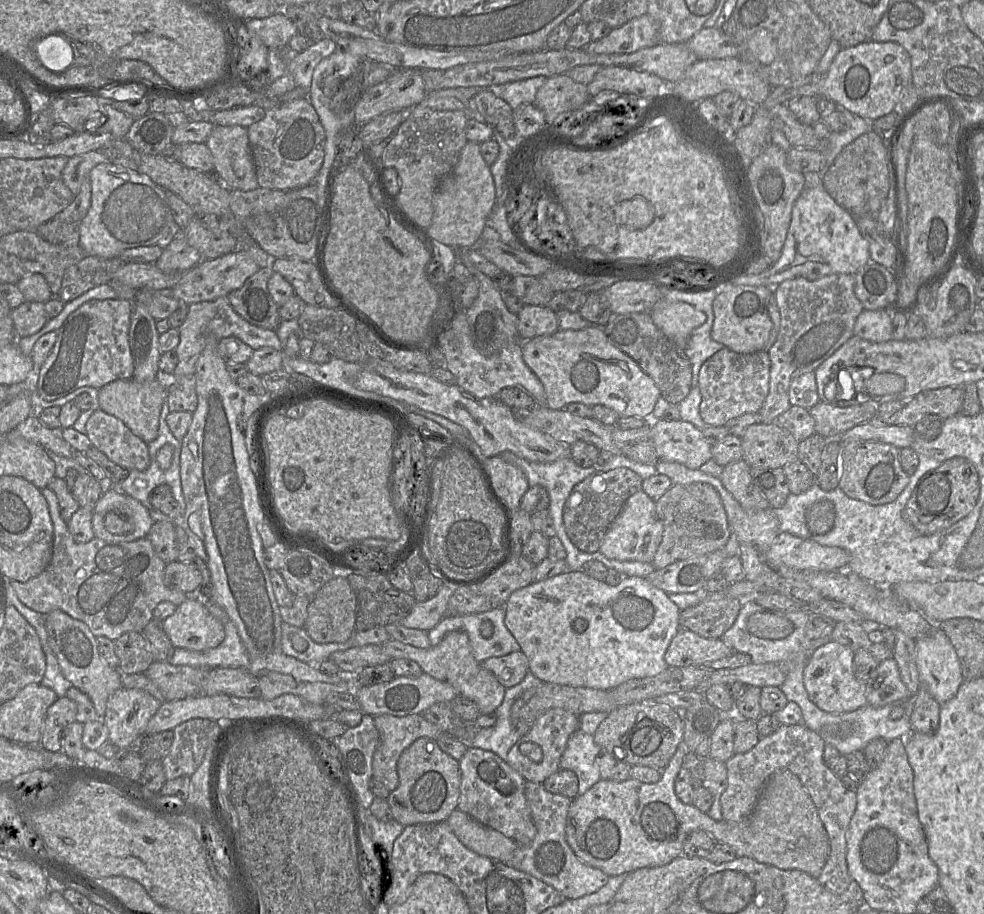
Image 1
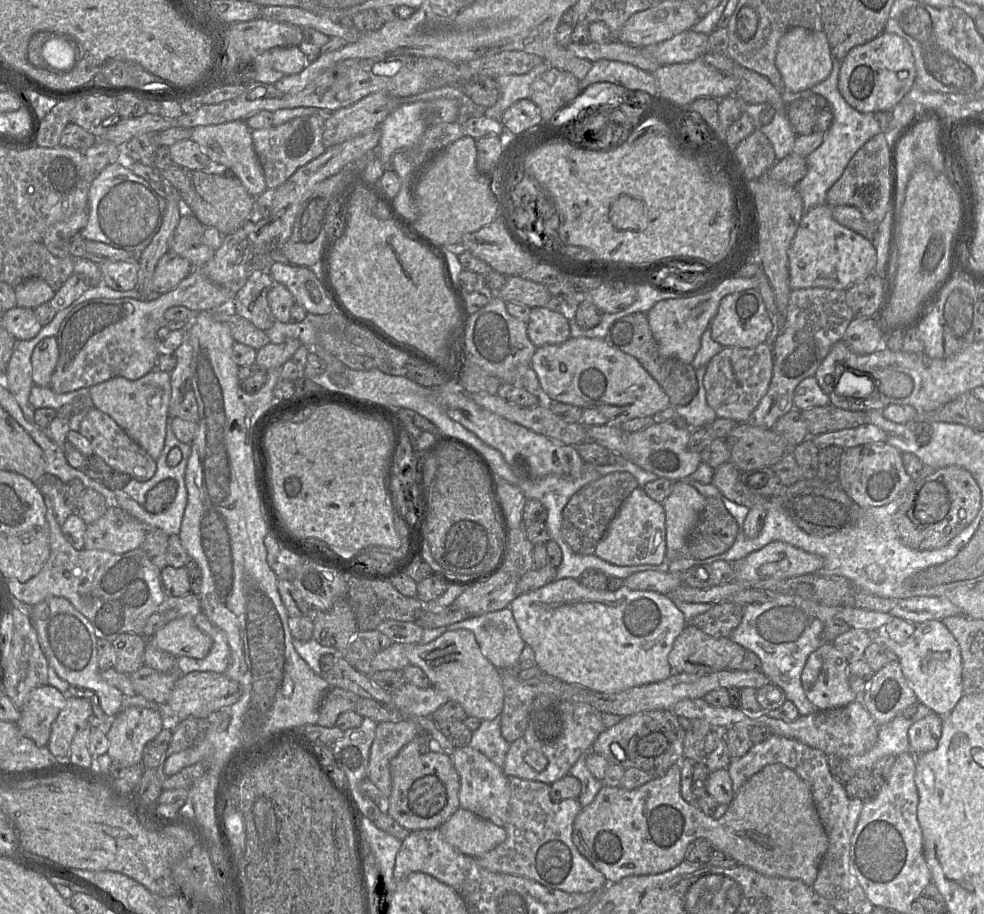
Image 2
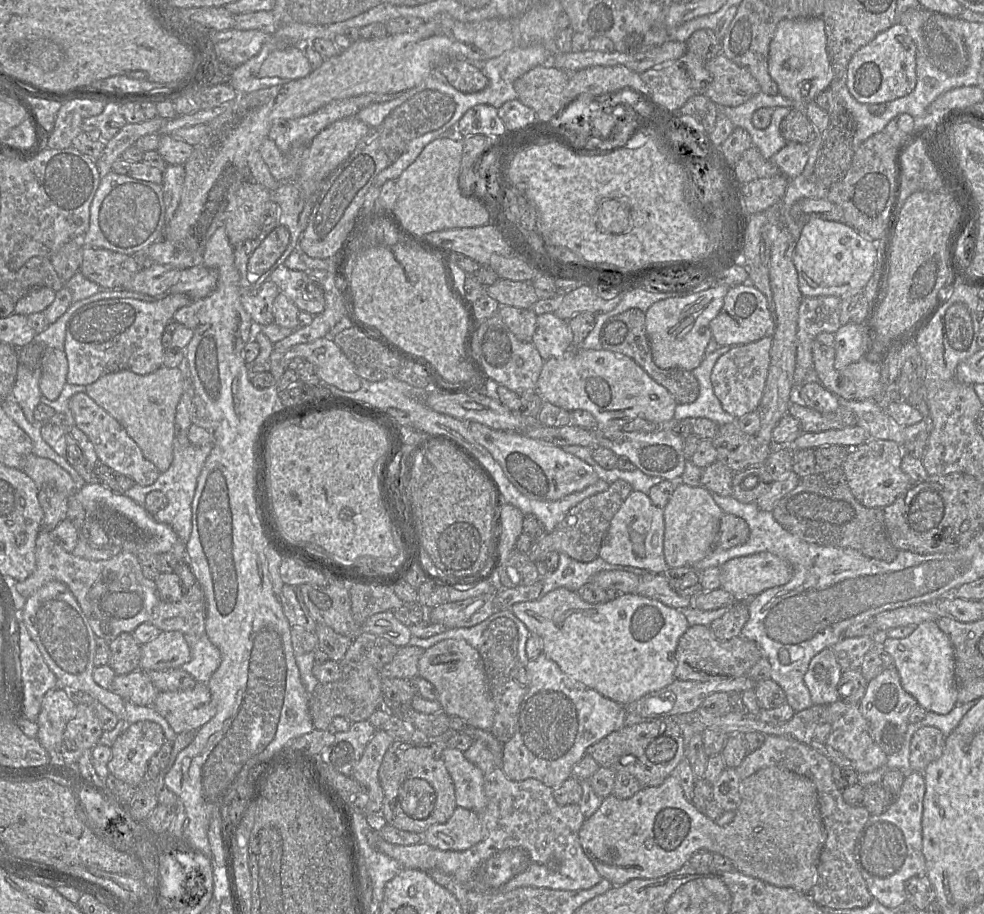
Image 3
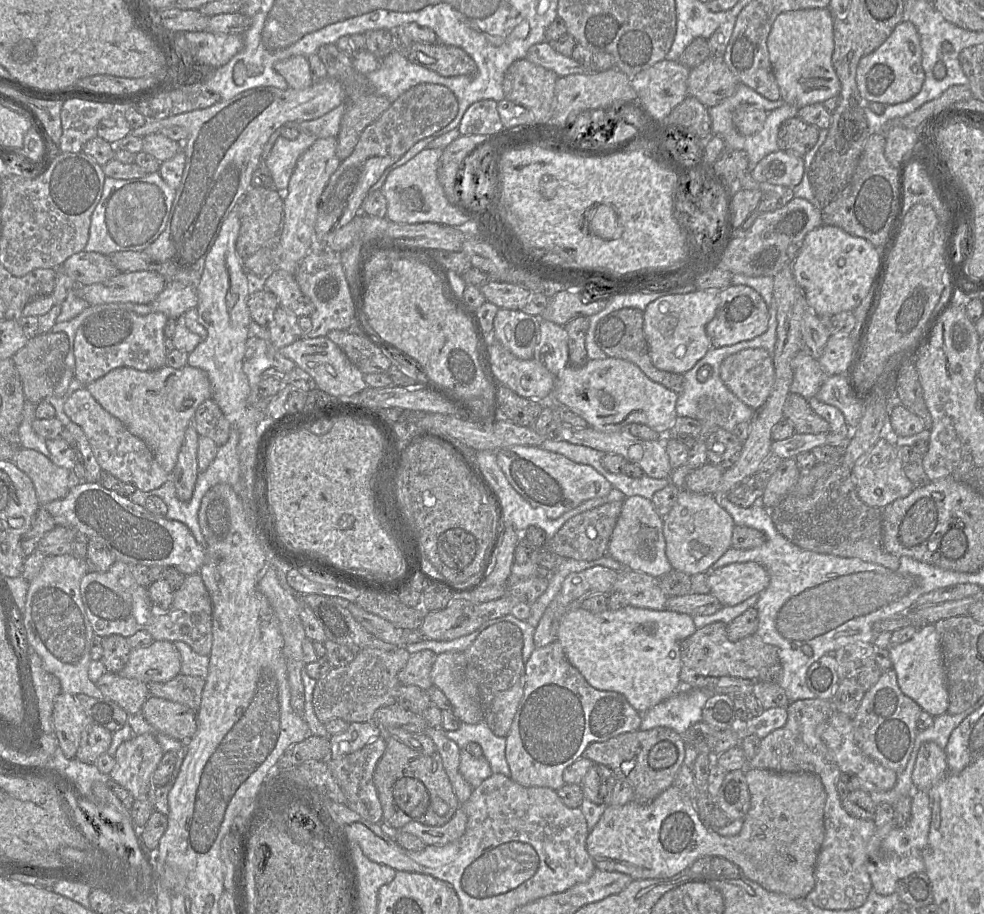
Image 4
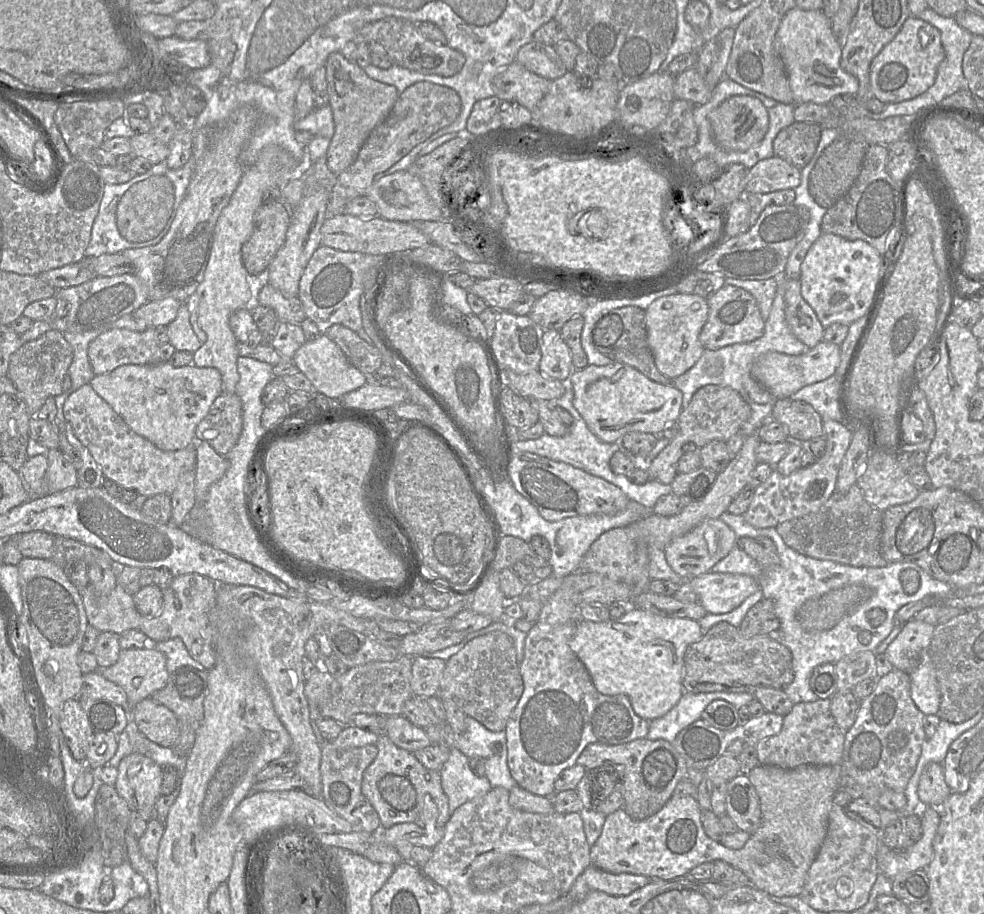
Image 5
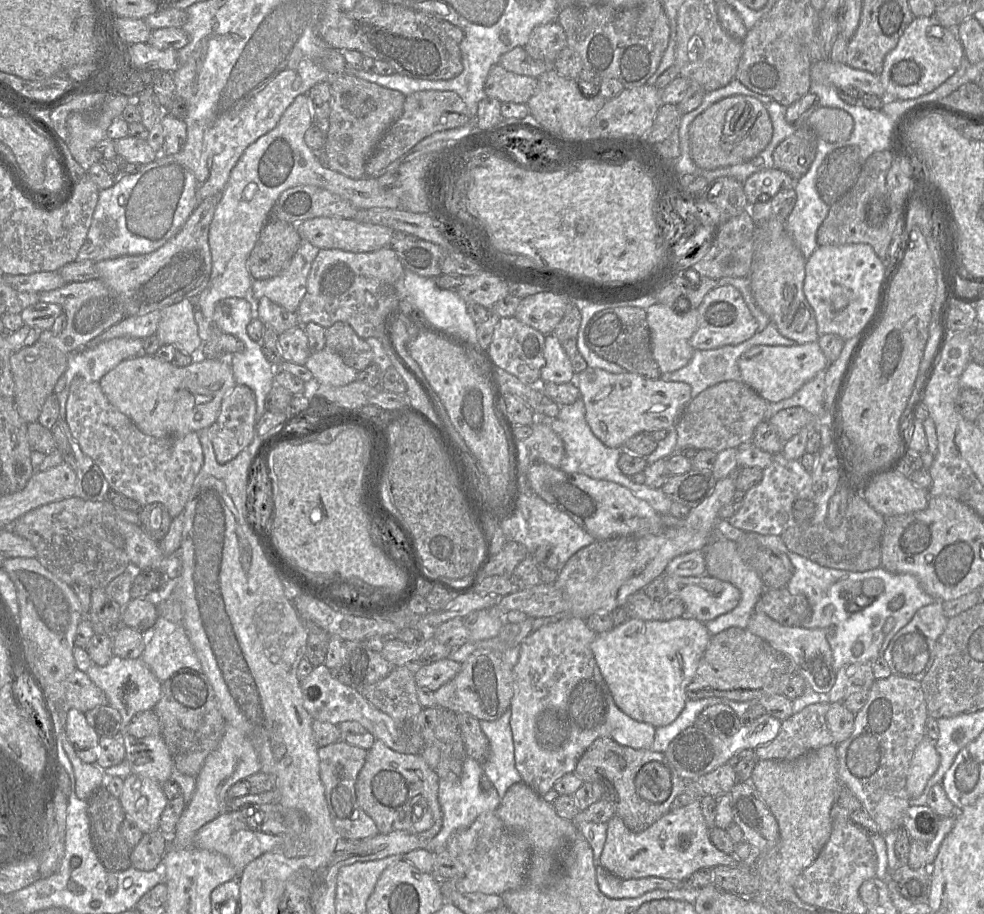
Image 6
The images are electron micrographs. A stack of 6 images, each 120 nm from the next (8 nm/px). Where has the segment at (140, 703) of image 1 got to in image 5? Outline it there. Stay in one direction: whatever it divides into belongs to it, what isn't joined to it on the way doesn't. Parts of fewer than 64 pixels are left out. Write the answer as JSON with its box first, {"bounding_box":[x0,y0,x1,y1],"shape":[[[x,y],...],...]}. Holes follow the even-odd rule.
{"bounding_box":[115,752,162,822],"shape":[[[132,752],[120,761],[115,789],[147,822],[154,817],[155,804],[161,795],[162,768],[151,758]]]}

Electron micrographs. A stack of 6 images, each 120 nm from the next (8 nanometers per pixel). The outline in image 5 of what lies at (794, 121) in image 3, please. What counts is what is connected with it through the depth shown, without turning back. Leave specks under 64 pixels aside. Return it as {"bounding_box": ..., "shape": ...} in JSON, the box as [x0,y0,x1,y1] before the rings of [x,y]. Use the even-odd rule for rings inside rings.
{"bounding_box":[773,121,822,169],"shape":[[[795,121],[783,128],[773,141],[774,156],[802,169],[812,159],[821,137],[822,126]]]}

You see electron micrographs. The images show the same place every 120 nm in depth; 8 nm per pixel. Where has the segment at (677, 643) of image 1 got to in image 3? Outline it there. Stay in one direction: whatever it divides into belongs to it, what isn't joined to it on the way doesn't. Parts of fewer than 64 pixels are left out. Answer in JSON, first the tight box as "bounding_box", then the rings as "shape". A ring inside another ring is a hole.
{"bounding_box":[675,625,764,682],"shape":[[[692,625],[680,637],[676,649],[675,679],[704,682],[745,676],[764,657],[761,647],[741,635],[729,640],[719,640],[706,625]]]}

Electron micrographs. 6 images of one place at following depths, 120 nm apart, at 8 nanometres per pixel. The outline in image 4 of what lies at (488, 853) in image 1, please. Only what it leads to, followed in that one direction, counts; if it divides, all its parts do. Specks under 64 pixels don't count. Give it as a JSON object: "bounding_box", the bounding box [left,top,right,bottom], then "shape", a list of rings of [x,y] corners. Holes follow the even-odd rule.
{"bounding_box":[400,807,467,846],"shape":[[[459,807],[453,817],[442,826],[427,826],[419,822],[409,822],[400,831],[420,838],[426,846],[445,845],[460,838],[466,830],[467,816]]]}

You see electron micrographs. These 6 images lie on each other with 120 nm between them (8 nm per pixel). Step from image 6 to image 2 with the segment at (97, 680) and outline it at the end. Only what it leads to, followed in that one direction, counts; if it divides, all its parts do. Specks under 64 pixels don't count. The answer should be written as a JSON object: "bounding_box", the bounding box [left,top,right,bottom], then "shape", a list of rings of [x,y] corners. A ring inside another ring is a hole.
{"bounding_box":[151,616,212,658],"shape":[[[192,616],[169,621],[151,638],[151,643],[175,657],[205,658],[212,648],[212,638],[201,631]]]}

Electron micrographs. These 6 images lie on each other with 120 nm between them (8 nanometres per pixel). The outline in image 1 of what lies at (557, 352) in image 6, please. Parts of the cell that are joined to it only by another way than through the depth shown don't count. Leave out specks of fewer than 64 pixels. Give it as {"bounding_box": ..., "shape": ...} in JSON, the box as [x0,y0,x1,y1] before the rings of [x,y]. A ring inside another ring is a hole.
{"bounding_box":[517,305,558,341],"shape":[[[524,305],[517,314],[517,331],[521,341],[551,335],[558,330],[556,313],[547,306]]]}

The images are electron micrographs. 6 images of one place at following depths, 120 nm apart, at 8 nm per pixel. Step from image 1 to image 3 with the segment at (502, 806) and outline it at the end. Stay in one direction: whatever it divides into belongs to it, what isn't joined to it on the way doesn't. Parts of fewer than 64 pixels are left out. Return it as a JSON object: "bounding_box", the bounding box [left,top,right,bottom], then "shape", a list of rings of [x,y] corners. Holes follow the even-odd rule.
{"bounding_box":[442,747,487,813],"shape":[[[444,747],[442,755],[454,784],[456,805],[476,813],[484,811],[487,806],[485,774],[458,749]]]}

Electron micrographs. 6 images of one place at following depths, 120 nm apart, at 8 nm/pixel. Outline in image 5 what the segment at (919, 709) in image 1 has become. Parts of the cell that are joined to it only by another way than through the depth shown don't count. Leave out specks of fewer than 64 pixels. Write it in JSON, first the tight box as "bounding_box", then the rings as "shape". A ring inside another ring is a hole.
{"bounding_box":[918,763,951,806],"shape":[[[928,763],[918,783],[918,797],[924,806],[941,806],[951,794],[945,776],[943,764]]]}

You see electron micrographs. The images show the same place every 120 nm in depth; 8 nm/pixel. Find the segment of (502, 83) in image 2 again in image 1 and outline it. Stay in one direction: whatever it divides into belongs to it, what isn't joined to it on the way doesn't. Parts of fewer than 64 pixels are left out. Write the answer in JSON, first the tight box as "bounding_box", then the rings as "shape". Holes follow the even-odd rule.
{"bounding_box":[489,75,548,109],"shape":[[[540,75],[514,82],[490,86],[489,89],[498,97],[505,100],[512,109],[523,103],[533,103],[538,89],[546,82],[548,77]]]}

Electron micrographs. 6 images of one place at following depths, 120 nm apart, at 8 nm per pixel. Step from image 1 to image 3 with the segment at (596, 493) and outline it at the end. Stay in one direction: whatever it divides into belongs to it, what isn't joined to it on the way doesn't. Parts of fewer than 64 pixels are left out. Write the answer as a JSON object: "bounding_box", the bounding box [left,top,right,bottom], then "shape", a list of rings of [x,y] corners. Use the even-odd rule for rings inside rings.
{"bounding_box":[529,480,632,563],"shape":[[[616,480],[606,491],[585,498],[571,508],[551,533],[546,533],[529,552],[529,559],[536,563],[544,561],[549,552],[564,552],[580,562],[592,562],[599,557],[599,550],[607,535],[610,522],[628,495],[632,486],[624,480]]]}

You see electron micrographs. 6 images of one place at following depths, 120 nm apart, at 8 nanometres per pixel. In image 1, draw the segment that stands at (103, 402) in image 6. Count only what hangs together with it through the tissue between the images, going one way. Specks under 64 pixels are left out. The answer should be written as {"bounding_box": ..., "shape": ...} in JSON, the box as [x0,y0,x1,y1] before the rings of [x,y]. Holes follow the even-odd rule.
{"bounding_box":[86,408,150,470],"shape":[[[100,408],[86,422],[86,435],[112,462],[127,470],[146,470],[150,464],[148,445],[120,419]]]}

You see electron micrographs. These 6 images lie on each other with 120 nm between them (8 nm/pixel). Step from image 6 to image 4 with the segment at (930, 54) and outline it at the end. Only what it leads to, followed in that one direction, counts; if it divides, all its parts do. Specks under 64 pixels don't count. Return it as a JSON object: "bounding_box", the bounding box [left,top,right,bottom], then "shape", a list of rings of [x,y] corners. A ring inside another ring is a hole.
{"bounding_box":[856,19,924,105],"shape":[[[903,19],[895,27],[880,47],[861,58],[856,73],[861,97],[869,102],[885,105],[908,101],[920,92],[924,80],[920,36],[915,25],[907,19]]]}

